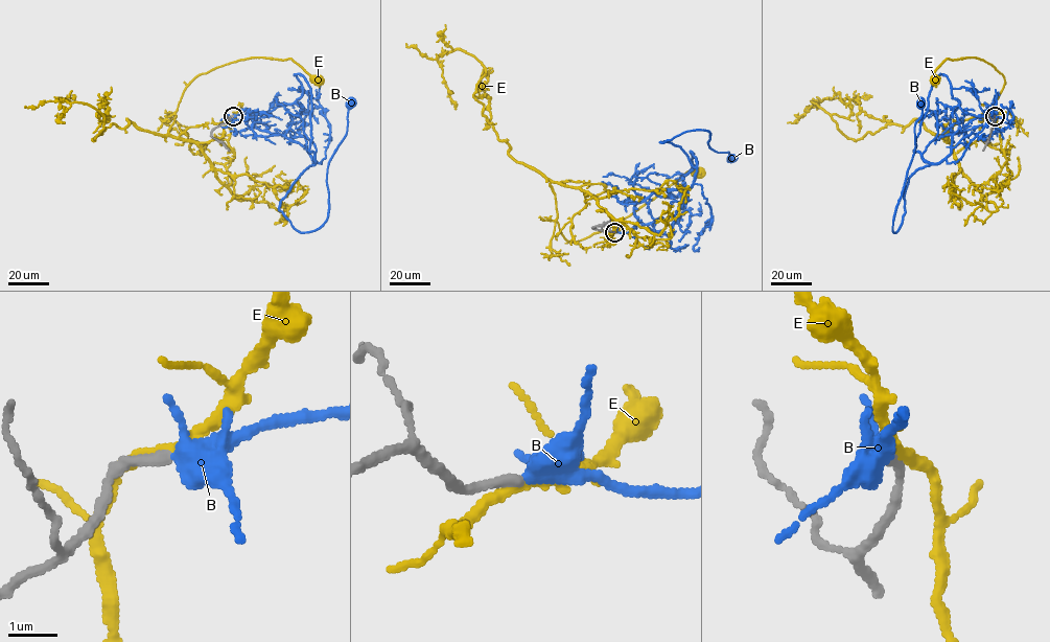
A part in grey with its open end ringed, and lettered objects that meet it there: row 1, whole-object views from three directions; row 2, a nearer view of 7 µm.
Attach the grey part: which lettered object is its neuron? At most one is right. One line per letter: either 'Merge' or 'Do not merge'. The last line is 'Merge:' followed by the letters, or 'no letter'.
B: Merge
E: Do not merge
Merge: B

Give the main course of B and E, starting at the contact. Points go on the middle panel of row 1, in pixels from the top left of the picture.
B: (614, 231), (633, 228), (634, 205), (654, 192), (692, 186), (687, 156), (660, 141), (704, 130), (730, 157)
E: (613, 232), (610, 244), (612, 221), (587, 192), (551, 182), (560, 231), (577, 242), (699, 173)

